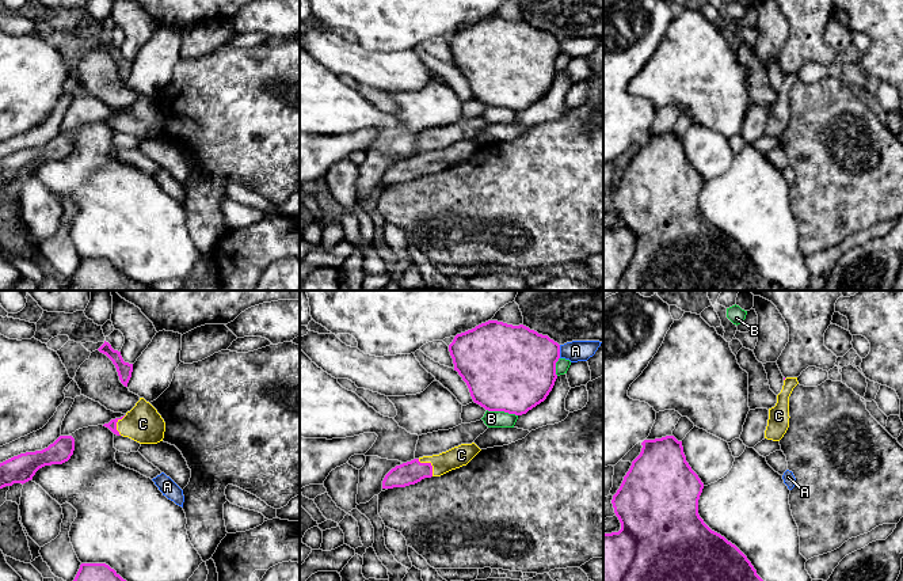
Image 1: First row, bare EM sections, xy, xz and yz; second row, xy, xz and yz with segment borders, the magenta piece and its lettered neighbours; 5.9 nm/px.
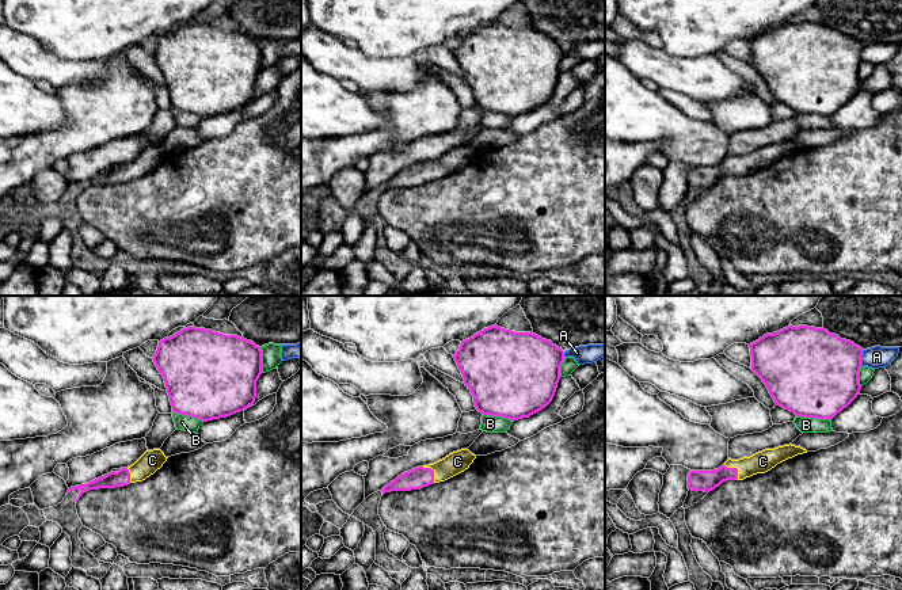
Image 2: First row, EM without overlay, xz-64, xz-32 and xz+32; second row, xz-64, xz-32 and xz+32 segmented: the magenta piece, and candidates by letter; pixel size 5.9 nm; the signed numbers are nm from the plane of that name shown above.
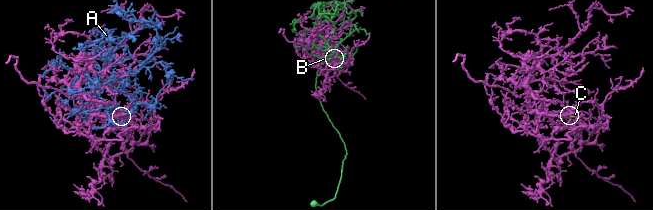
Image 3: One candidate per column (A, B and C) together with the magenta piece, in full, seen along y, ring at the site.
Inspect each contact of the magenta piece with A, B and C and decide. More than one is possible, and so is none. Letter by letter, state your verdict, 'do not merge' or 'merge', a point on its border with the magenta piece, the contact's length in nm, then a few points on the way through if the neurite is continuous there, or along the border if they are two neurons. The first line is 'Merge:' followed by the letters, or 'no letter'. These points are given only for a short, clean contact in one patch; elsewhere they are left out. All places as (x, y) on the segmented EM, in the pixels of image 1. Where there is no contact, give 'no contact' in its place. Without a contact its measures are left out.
Merge: C
A: do not merge; meets magenta in xz at (559, 352); contact 80 nm long
B: do not merge; meets magenta in xz at (502, 410); contact 190 nm long
C: merge; meets magenta in xz at (430, 464); contact 140 nm long; runs through xz (410, 473), (430, 464), (441, 464), (461, 455)

